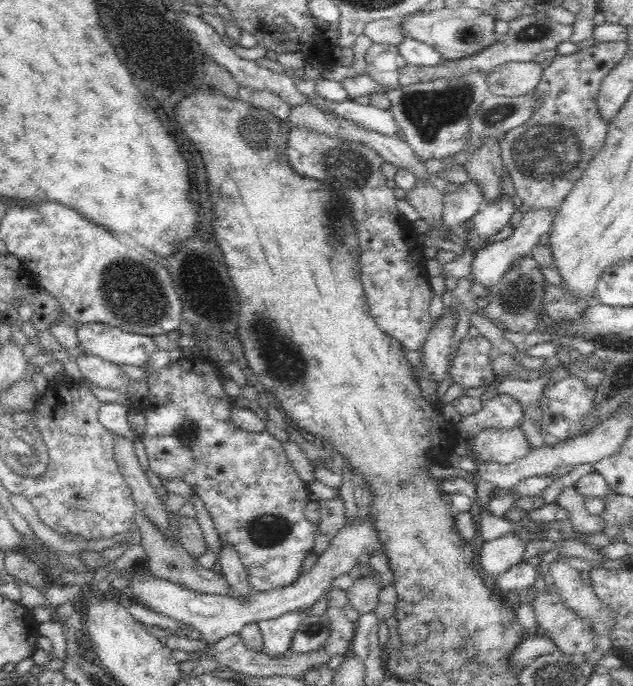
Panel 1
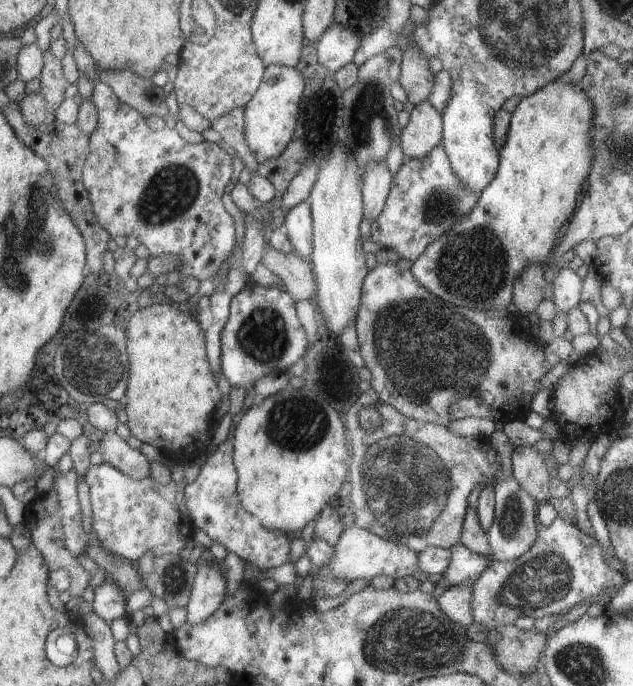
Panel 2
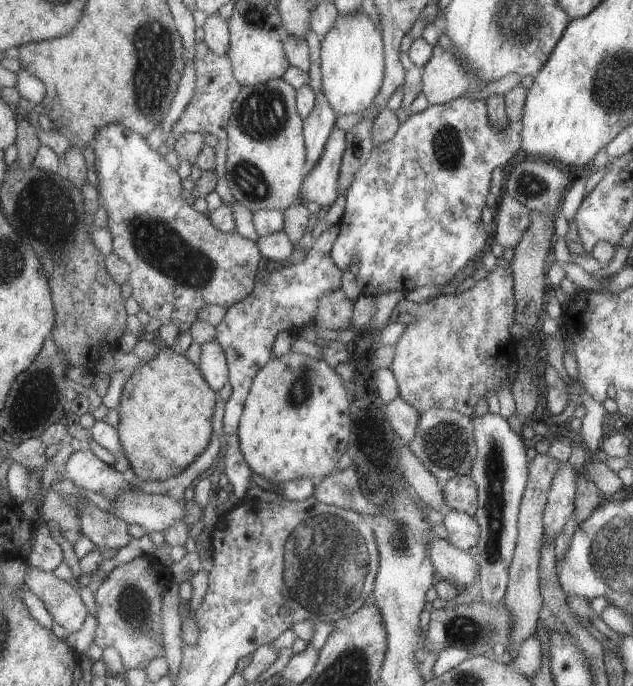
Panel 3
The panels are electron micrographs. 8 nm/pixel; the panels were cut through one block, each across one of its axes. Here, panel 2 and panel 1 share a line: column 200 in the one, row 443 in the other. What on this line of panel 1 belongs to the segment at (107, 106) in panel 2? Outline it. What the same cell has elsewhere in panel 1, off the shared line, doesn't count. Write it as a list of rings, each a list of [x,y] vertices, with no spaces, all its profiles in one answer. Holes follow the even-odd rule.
[[[194,355],[181,356],[170,369],[166,366],[147,374],[145,379],[148,380],[148,394],[134,409],[141,410],[146,416],[140,438],[150,470],[160,479],[180,478],[193,489],[198,487],[216,532],[222,541],[236,547],[254,590],[272,590],[294,582],[300,577],[302,562],[313,553],[318,525],[310,524],[304,517],[304,509],[311,502],[307,484],[288,460],[282,442],[266,430],[248,433],[232,424],[233,401],[222,387],[221,370],[212,360]]]

